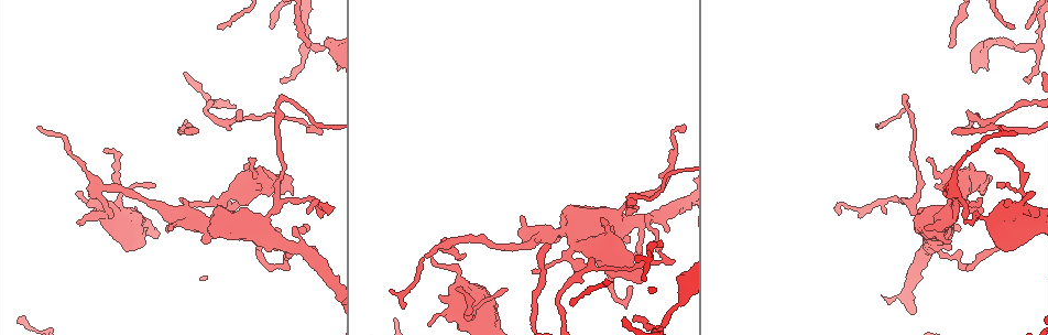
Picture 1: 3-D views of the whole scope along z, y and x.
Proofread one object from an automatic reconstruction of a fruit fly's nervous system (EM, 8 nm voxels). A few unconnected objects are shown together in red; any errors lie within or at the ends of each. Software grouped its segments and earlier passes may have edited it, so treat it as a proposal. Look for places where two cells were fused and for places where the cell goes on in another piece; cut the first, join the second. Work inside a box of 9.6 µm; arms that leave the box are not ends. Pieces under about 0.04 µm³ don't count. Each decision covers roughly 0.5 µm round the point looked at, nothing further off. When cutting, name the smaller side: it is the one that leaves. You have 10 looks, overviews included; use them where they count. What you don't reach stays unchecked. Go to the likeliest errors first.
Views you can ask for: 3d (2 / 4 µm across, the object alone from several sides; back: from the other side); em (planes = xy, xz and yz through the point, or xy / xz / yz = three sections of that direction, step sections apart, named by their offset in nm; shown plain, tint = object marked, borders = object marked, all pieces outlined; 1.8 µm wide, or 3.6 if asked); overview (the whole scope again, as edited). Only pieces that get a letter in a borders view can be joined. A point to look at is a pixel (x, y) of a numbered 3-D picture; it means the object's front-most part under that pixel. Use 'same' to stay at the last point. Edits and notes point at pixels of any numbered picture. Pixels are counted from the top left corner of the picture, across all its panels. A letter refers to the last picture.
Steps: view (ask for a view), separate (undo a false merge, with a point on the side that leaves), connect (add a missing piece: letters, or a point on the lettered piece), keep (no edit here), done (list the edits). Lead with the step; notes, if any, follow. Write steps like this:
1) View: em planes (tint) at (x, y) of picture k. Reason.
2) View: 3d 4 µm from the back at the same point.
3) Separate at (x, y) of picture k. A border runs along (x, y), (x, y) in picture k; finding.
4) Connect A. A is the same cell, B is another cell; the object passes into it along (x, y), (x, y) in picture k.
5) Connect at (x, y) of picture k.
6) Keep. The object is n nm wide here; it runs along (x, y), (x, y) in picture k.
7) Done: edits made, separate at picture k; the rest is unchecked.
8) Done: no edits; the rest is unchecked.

View: em xy step 16 (tint) at (433, 257) of picture 1. An open end.

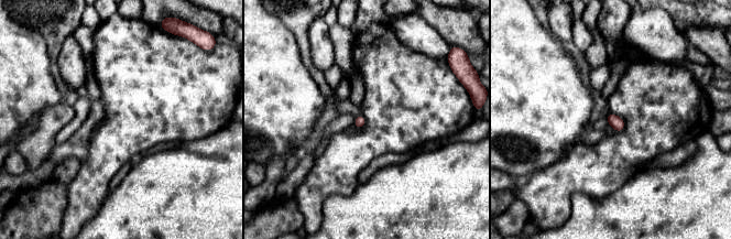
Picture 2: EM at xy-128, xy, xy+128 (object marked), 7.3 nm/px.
View: em planes (borders) at the same point. Cut it another way.

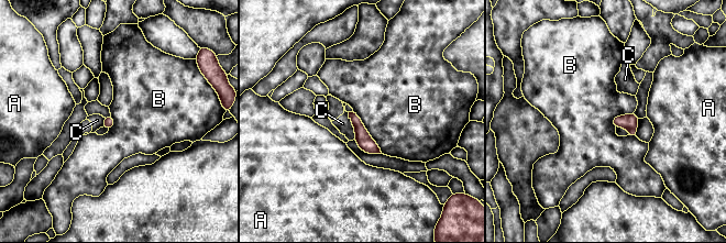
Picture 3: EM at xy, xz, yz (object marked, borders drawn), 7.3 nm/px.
Keep. The object is 80 nm wide here; A, B and C are other cells; it runs along (351, 114), (362, 136), (377, 151) in picture 3; no lettered piece goes on from it.

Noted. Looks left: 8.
View: em planes (tint) at (289, 248) of picture 1. Side arm on a straight run.

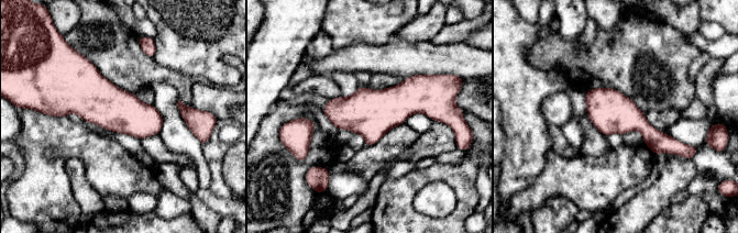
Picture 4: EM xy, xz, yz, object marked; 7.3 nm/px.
View: em planes (borders) at the same point. What lies round it.

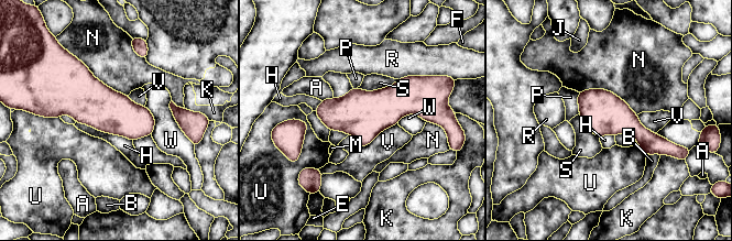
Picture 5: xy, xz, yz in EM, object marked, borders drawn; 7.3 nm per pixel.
Keep. A, B, E, F, H, J, K, M, N, P, R, S, U, V and W are other cells; a border runs along (76, 121), (132, 141) in picture 5; all the same cell.

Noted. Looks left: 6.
View: 3d 2 µm at (986, 40) of picture 1. An open end.

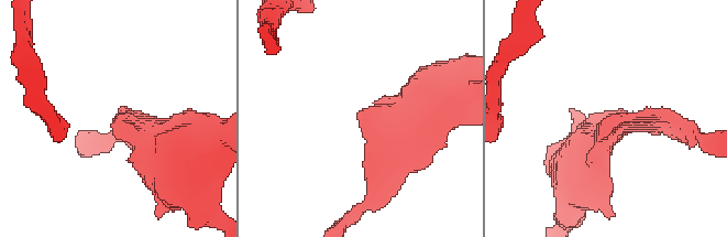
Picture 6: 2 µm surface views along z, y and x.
View: em planes (tint) at (610, 122) of picture 6.

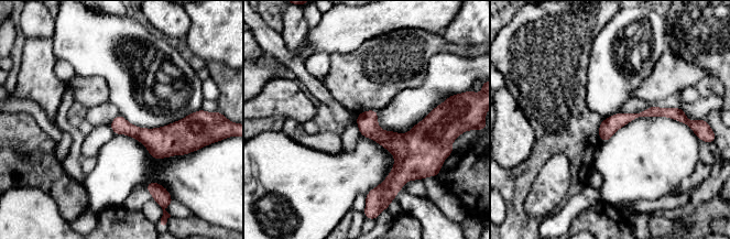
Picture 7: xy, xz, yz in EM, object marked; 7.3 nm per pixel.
View: em planes (borders) at the same point.

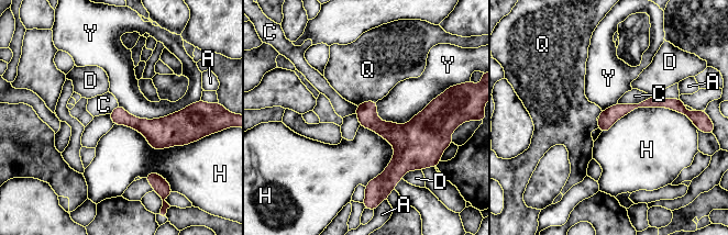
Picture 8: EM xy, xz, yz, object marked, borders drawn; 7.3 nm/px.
Keep. A, C, D, H, Q and Y are other cells; it runs along (679, 109), (644, 103), (600, 126) in picture 8; none of them fits.

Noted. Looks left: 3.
View: em planes (borders) at (997, 127) of picture 1. End of a long branch.

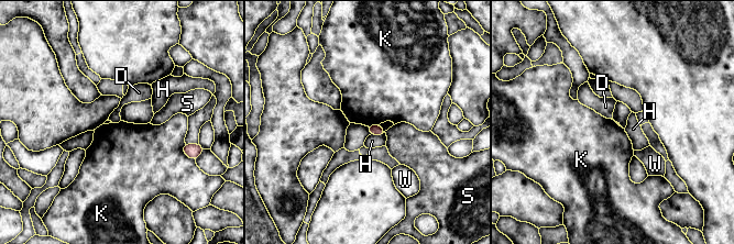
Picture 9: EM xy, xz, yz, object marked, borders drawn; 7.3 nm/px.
Keep. The longest contact is with K, 130 nm; D, H, K, S and W are other cells; no lettered piece goes on from it.

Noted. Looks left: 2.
Done: no edits; the rest is unchecked.

